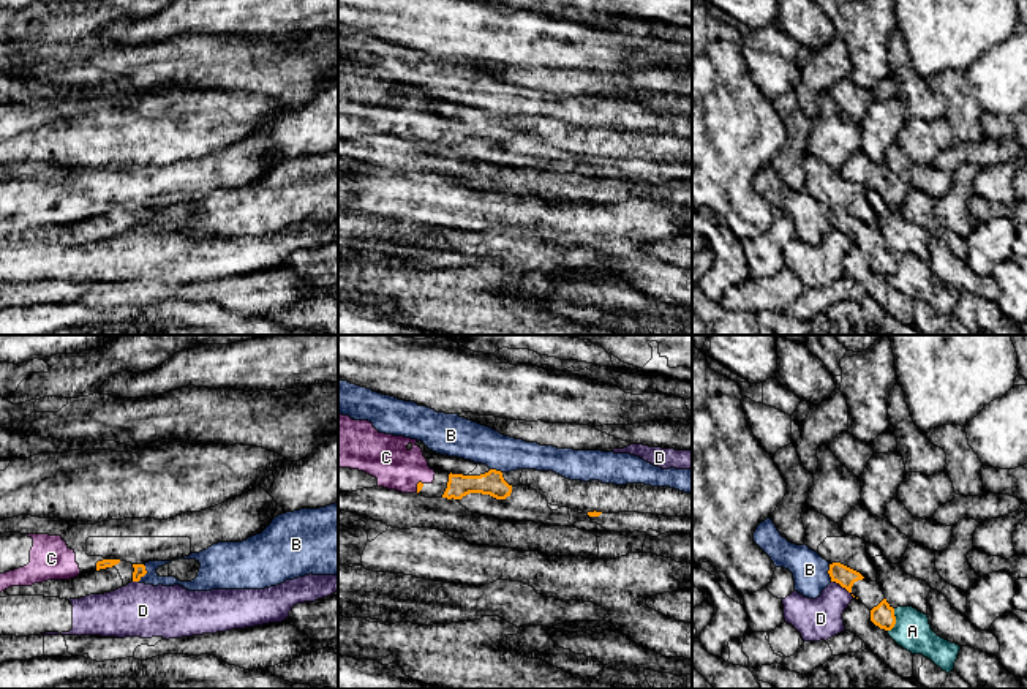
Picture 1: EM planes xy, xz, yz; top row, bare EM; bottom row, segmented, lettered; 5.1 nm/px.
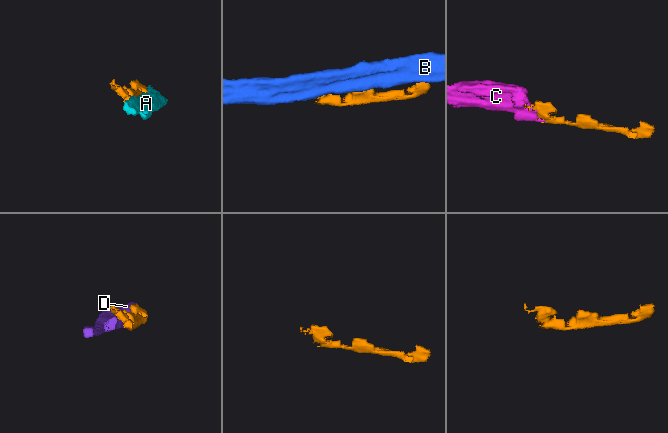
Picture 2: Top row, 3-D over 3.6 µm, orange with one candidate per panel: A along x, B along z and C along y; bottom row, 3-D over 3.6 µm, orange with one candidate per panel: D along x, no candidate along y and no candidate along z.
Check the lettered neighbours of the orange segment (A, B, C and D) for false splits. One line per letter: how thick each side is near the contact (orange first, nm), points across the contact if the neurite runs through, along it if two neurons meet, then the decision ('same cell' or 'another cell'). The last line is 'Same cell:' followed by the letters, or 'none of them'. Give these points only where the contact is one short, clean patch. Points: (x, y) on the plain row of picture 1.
A: 120/190 nm | another cell
B: 60/70 nm | along xy (144, 210), (146, 218), (138, 226) | another cell
C: 30/240 nm | same cell
D: 100/220 nm | along yz (831, 226), (838, 228), (853, 242) | another cell
Same cell: C

